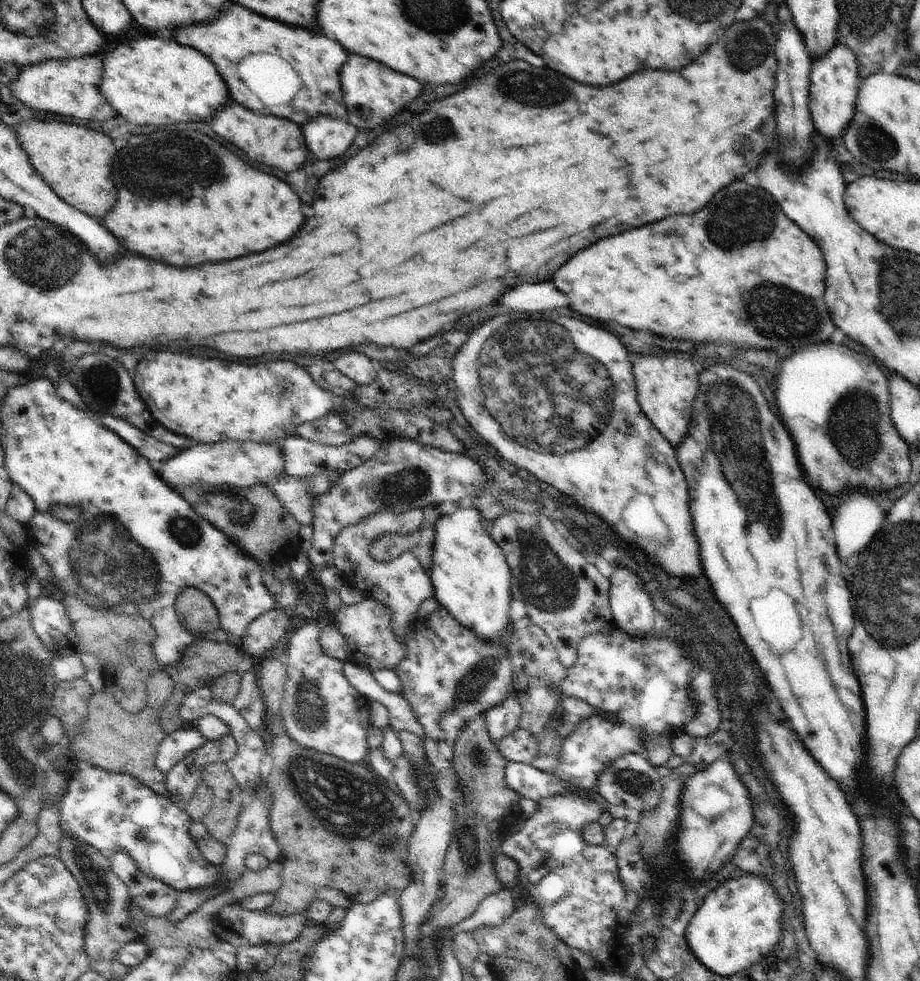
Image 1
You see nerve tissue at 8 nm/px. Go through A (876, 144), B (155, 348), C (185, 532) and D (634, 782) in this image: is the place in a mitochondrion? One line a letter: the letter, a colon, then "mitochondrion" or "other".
A: mitochondrion
B: other
C: mitochondrion
D: mitochondrion

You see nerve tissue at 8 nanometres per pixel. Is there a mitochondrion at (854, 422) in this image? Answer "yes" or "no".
yes

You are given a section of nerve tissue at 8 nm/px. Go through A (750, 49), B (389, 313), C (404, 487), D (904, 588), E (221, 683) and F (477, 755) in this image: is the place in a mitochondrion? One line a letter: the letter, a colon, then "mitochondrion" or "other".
A: mitochondrion
B: other
C: mitochondrion
D: mitochondrion
E: other
F: mitochondrion

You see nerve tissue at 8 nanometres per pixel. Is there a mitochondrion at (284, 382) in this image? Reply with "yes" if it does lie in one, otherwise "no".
yes

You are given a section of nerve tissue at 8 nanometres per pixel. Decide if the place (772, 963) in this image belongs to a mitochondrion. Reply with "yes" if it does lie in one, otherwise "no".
no

